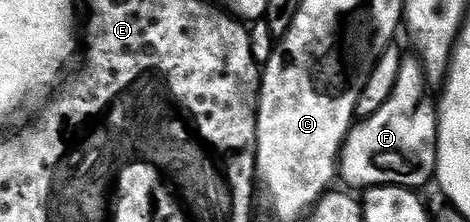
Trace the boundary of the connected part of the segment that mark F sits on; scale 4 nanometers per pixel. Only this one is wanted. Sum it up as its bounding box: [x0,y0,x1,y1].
[337,55,439,190]

